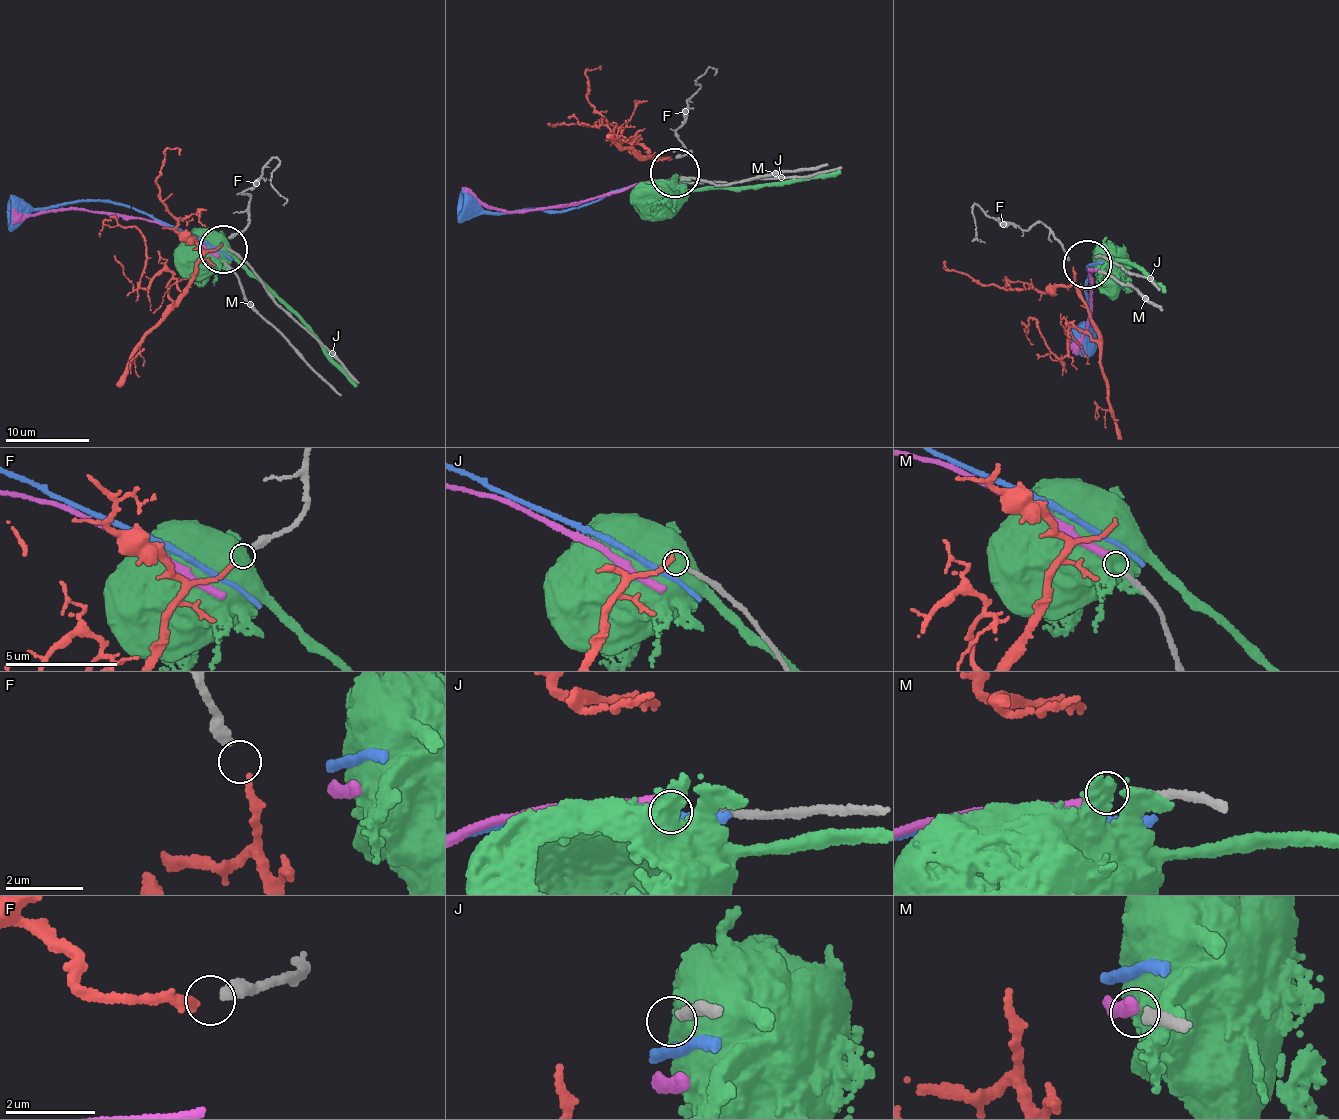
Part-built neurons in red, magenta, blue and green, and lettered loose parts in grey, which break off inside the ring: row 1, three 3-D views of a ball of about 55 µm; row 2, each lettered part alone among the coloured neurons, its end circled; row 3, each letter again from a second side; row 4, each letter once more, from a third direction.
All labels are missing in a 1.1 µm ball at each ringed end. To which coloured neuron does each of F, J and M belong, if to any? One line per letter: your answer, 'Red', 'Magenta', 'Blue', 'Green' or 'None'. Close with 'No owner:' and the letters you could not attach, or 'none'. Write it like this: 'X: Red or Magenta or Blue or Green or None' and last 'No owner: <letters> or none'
F: Red
J: None
M: None
No owner: J, M

